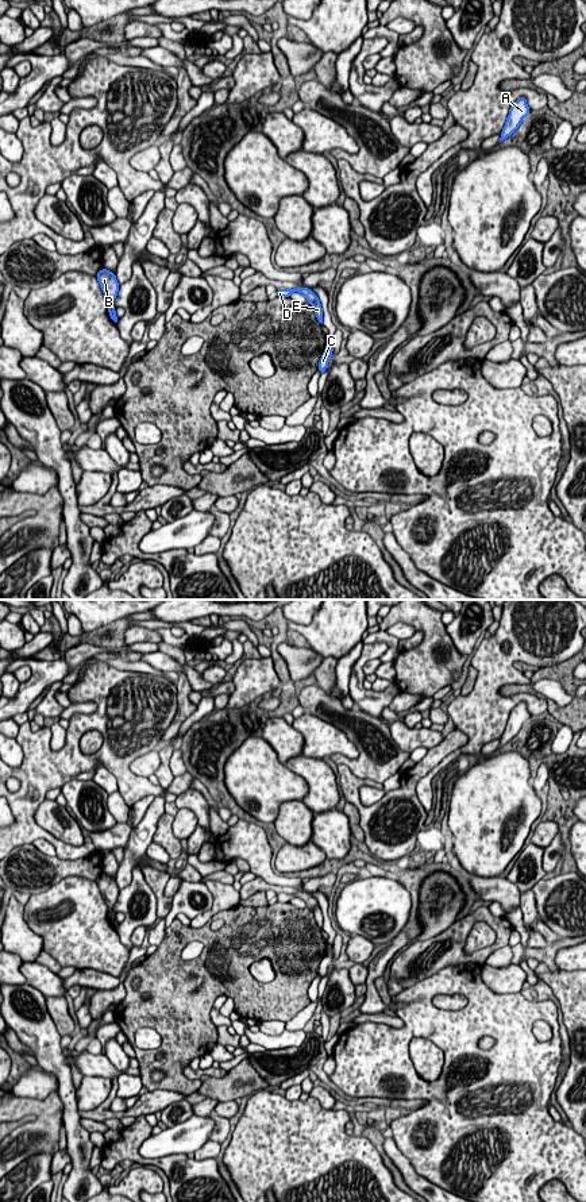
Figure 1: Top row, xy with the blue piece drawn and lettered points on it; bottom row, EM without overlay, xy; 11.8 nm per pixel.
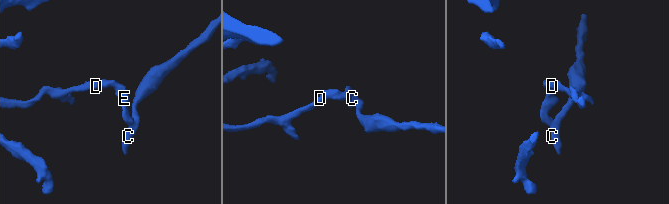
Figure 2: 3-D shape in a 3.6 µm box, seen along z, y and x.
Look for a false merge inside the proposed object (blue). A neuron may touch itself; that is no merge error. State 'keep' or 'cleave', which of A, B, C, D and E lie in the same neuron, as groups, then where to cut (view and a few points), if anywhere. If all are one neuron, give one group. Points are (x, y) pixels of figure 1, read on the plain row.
cleave; groups A C / B D E; cut xy (331, 946), (327, 950)

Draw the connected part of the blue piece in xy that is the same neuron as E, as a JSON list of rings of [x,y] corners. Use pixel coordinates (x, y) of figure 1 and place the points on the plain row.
[[[284,893],[284,894],[277,894],[277,901],[281,902],[281,904],[285,904],[285,902],[290,902],[290,899],[294,898],[294,897],[301,898],[307,904],[307,906],[315,914],[316,924],[319,925],[319,928],[323,929],[324,918],[323,918],[320,905],[316,901],[316,898],[313,898],[309,893],[293,893],[293,894]]]

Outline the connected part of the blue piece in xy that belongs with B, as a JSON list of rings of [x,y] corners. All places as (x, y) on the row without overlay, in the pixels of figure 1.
[[[101,874],[97,879],[96,879],[96,883],[100,889],[100,893],[108,906],[108,917],[109,917],[109,921],[112,924],[112,926],[115,929],[117,929],[119,926],[119,922],[116,921],[116,913],[113,912],[113,906],[117,901],[117,897],[119,897],[119,887],[116,885],[116,881],[115,878],[107,875],[107,874]]]

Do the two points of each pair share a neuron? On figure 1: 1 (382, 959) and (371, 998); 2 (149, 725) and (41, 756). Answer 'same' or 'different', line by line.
1: same
2: same

